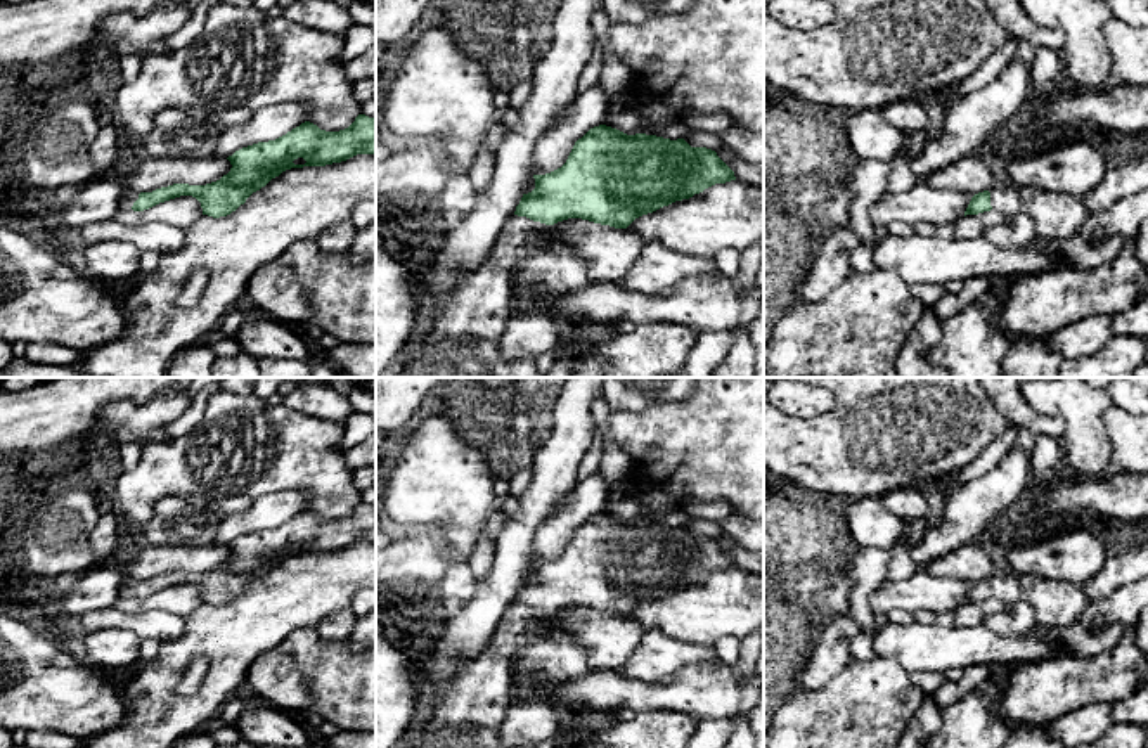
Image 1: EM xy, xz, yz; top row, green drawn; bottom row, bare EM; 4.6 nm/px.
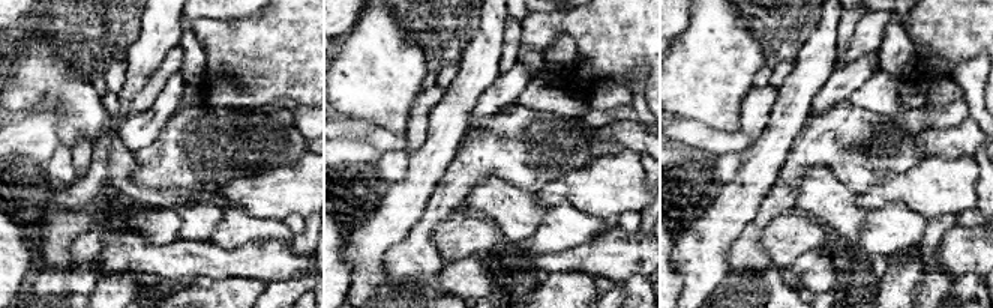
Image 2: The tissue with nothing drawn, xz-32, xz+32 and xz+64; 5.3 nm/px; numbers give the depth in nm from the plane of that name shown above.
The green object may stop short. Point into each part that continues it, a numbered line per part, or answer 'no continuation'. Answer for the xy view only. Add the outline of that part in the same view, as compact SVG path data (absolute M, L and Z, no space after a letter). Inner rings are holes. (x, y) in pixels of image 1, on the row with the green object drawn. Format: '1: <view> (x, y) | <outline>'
1: xy (130, 196) | M125 187L125 192L123 192L123 201L121 201L121 211L130 211L133 203L139 199L139 194L140 192L135 192L128 187Z

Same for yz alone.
1: yz (1005, 198) | M997 184L989 192L992 211L1013 216L1025 211L1030 189L1015 187L1011 184Z

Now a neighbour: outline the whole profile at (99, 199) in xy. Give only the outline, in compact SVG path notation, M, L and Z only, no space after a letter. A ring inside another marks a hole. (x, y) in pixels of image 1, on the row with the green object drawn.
M114 173L80 185L71 201L62 204L62 223L68 229L83 229L116 218L121 211L125 184Z

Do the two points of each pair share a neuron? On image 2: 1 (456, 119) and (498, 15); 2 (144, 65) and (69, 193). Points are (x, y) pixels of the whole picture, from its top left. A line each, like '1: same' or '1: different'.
1: same
2: same

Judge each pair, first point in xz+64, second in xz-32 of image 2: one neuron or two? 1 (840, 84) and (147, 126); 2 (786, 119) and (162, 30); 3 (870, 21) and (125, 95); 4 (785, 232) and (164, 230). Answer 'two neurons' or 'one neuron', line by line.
1: one neuron
2: one neuron
3: two neurons
4: one neuron

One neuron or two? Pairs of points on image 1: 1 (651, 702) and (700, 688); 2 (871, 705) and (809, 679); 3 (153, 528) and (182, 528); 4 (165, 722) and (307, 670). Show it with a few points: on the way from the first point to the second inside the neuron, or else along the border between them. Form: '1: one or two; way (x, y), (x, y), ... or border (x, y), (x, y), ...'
1: one; way (664, 695), (688, 691)
2: two; border (852, 658), (825, 686), (818, 689), (800, 688)
3: one; way (160, 528), (175, 528)
4: two; border (264, 651), (251, 664), (243, 688)

